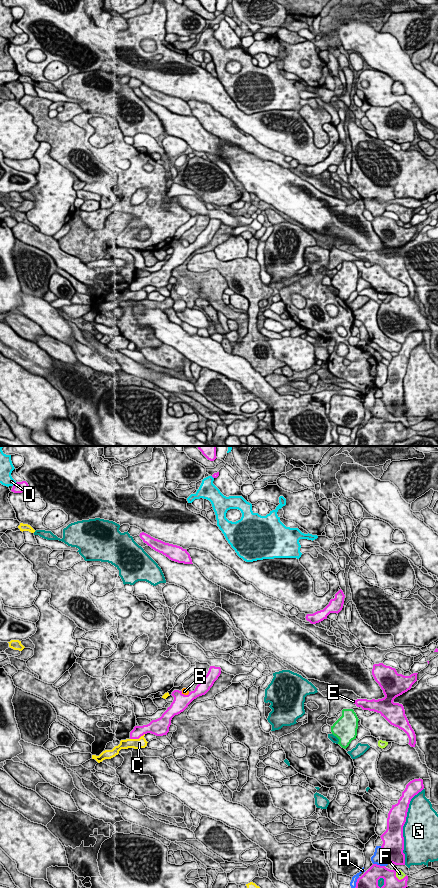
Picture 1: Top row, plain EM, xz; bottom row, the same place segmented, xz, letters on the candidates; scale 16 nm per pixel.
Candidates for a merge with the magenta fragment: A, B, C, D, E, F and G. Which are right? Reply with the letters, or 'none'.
E

